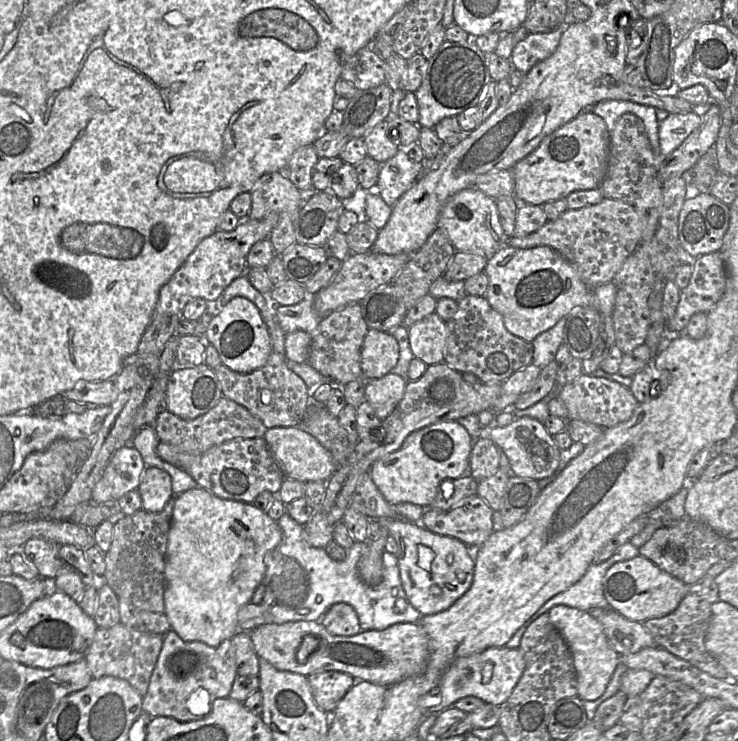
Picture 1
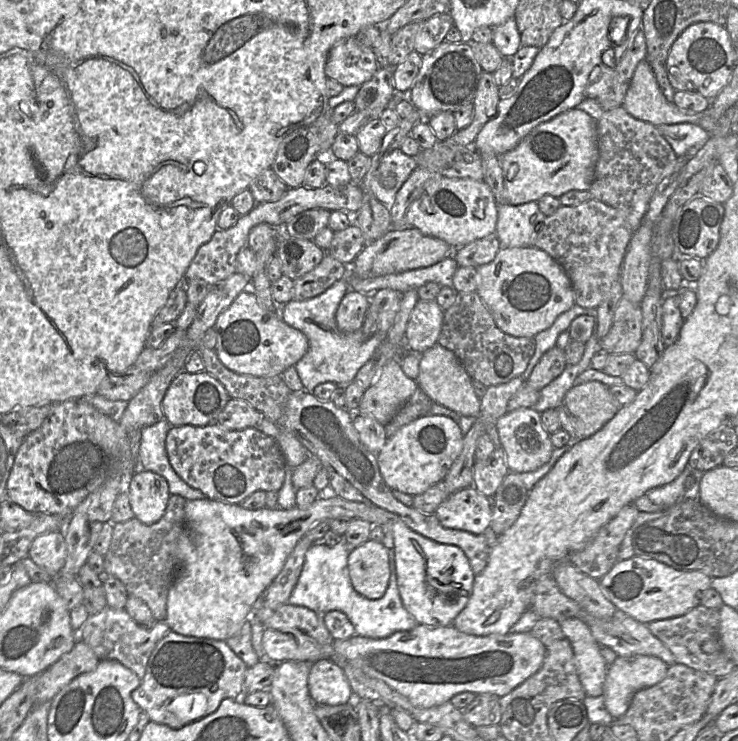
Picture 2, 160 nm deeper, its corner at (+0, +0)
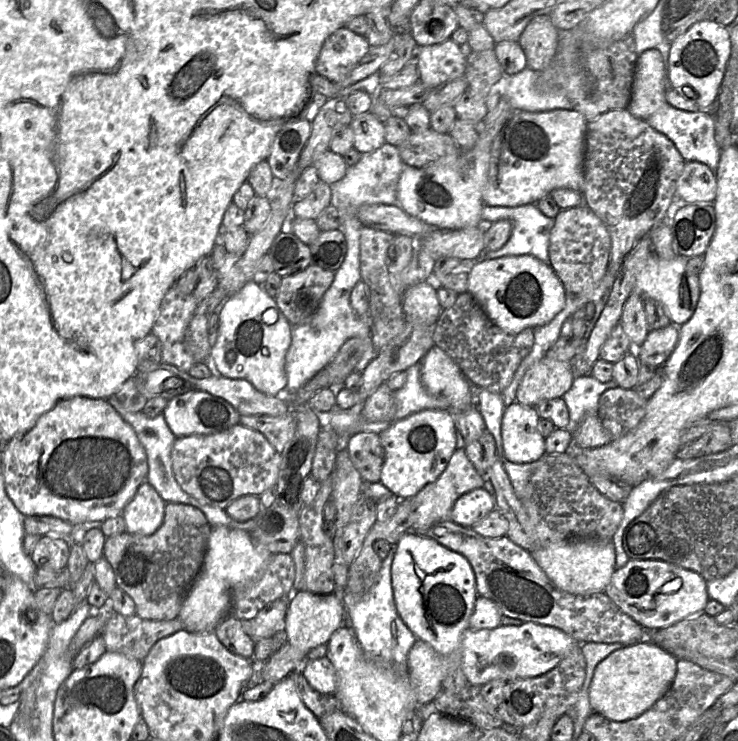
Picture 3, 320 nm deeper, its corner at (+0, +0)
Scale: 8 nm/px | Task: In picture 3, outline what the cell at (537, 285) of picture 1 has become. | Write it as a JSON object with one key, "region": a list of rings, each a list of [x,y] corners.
{"region":[[[521,255],[521,256],[503,256],[497,259],[488,259],[482,260],[475,263],[469,273],[468,276],[468,293],[470,293],[478,303],[483,307],[486,314],[490,318],[490,320],[502,329],[504,332],[508,334],[518,334],[526,328],[534,329],[539,326],[543,326],[550,322],[565,306],[565,298],[566,298],[566,291],[565,288],[550,266],[549,263],[545,263],[532,255]]]}

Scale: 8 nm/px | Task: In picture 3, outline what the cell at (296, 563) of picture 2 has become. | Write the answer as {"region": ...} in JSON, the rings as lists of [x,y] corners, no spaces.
{"region":[[[282,597],[271,602],[251,620],[252,638],[256,642],[270,638],[281,632],[288,609],[289,597]]]}

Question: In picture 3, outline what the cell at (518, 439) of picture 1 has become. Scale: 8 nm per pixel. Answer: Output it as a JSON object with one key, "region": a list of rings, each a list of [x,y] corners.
{"region":[[[518,402],[505,407],[501,437],[503,457],[516,464],[532,463],[540,459],[545,450],[545,438],[538,431],[540,417],[535,407]]]}

